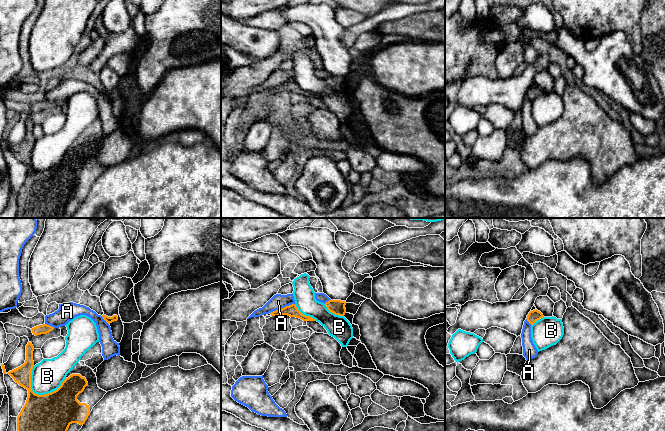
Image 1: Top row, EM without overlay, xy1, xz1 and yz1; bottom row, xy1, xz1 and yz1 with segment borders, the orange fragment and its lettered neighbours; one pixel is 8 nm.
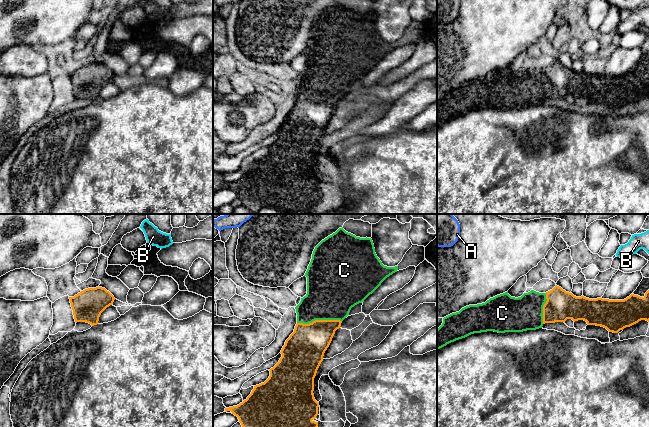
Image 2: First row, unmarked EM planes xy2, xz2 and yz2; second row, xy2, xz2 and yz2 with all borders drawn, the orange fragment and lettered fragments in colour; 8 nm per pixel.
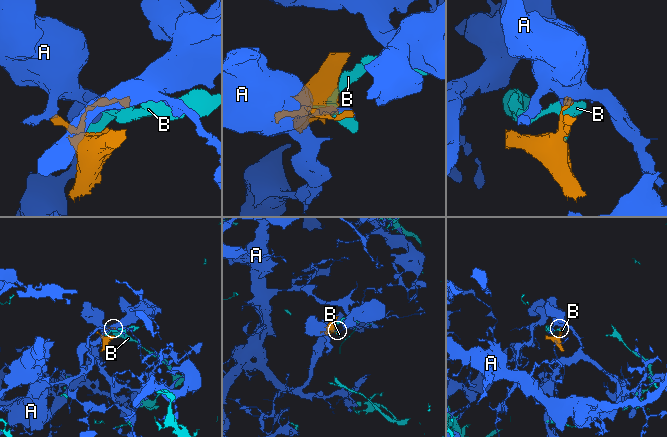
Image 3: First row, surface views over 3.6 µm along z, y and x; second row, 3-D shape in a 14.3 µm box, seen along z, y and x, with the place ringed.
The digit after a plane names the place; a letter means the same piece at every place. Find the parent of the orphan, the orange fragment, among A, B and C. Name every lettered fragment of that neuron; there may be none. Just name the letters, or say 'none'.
C

